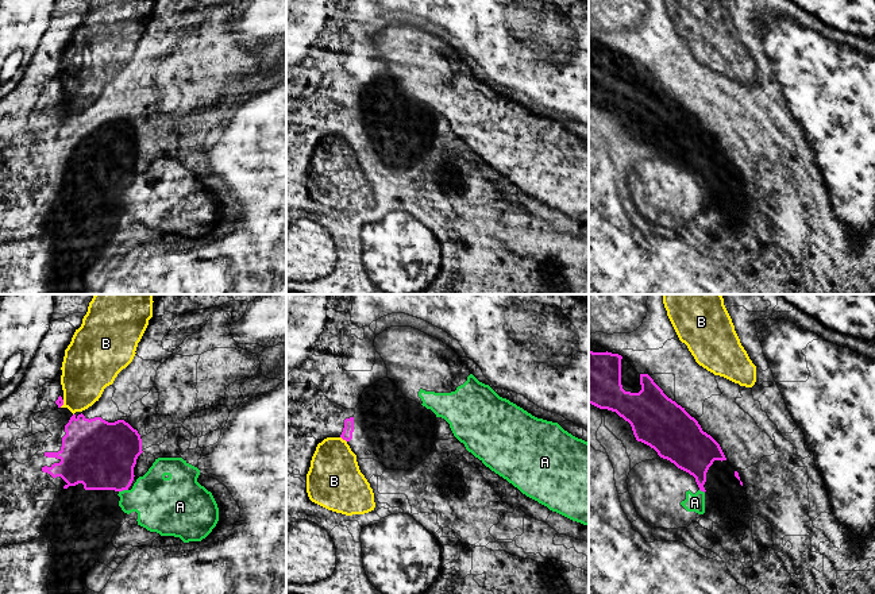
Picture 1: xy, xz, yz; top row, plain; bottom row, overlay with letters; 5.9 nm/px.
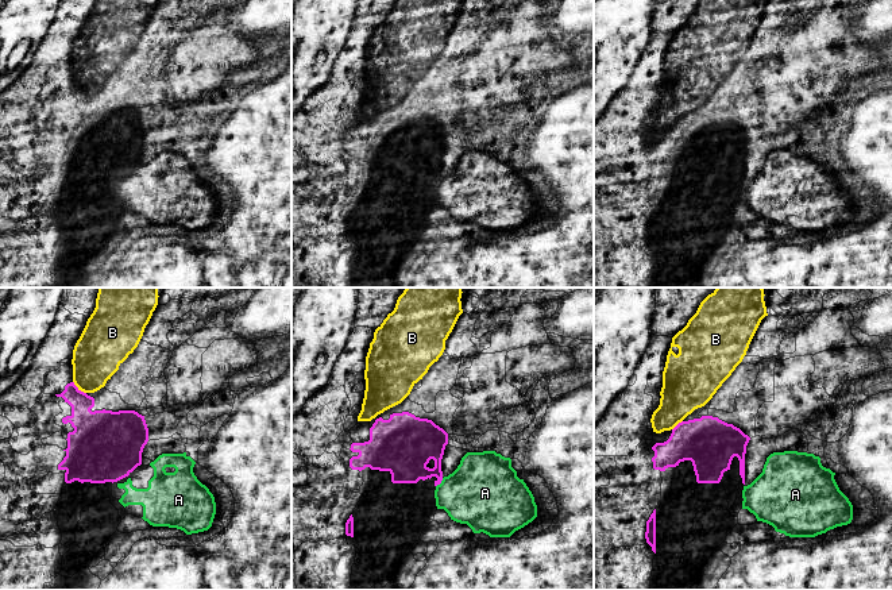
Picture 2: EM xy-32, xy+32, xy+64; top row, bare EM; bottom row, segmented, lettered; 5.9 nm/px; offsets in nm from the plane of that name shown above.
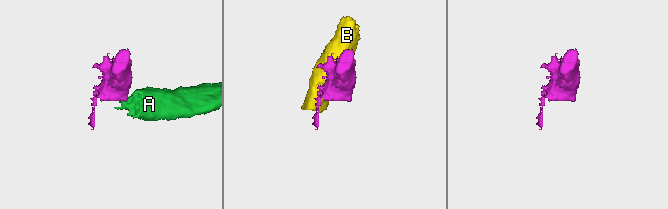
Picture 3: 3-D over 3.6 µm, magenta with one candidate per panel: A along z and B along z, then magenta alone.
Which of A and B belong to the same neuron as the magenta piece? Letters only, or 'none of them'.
none of them

